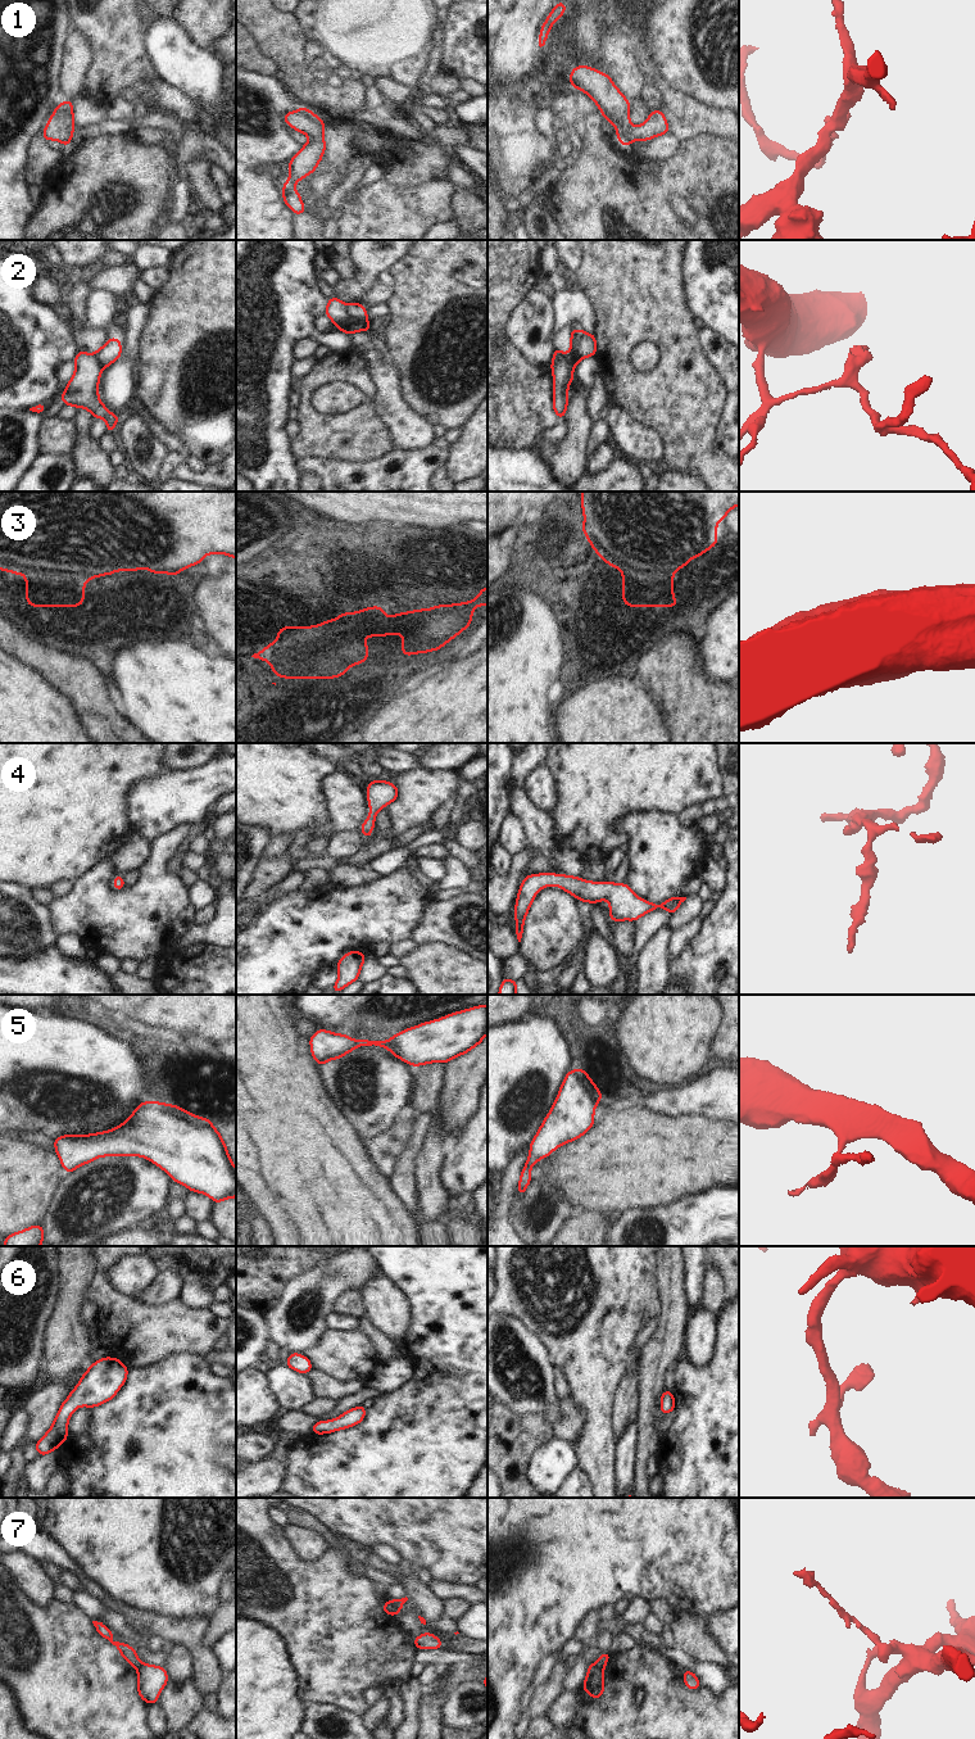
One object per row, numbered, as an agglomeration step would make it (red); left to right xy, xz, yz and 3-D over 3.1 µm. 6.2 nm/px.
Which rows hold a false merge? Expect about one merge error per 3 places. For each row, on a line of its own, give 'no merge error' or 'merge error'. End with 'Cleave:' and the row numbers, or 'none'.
1: no merge error
2: merge error
3: no merge error
4: no merge error
5: no merge error
6: no merge error
7: merge error
Cleave: 2, 7

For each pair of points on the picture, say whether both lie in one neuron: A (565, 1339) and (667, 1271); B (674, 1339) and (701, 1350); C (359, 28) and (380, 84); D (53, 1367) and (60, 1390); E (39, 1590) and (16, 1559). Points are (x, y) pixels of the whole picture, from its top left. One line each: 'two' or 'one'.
A: two
B: two
C: two
D: two
E: one

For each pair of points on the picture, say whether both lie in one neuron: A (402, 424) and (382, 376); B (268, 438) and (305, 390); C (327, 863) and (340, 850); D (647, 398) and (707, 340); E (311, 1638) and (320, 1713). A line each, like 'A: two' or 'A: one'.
A: one
B: two
C: two
D: two
E: two

